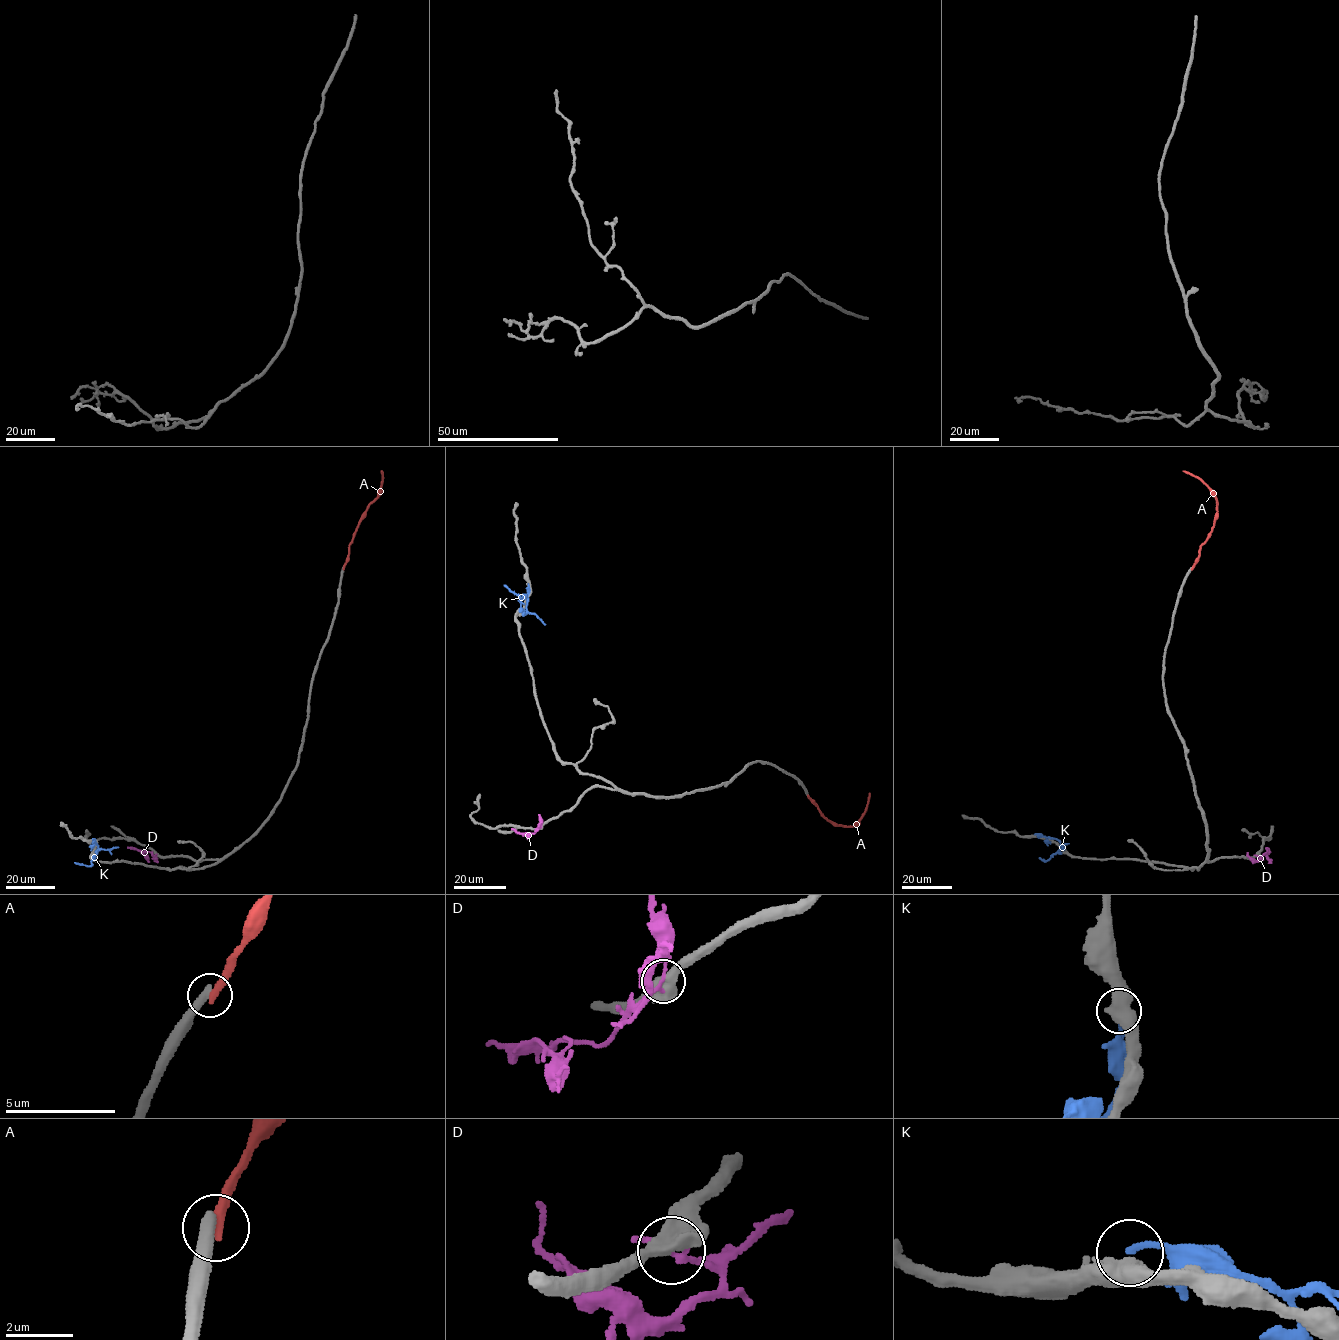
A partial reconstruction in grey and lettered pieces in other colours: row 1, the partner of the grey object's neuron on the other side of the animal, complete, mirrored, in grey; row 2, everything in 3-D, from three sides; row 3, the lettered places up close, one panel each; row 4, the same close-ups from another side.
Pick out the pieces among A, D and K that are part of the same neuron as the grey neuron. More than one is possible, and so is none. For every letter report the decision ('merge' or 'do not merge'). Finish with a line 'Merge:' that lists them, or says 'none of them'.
A: do not merge
D: do not merge
K: do not merge
Merge: none of them

